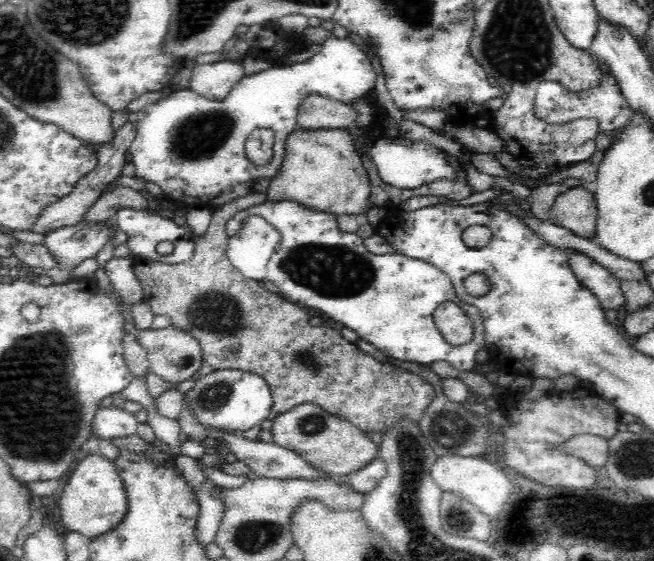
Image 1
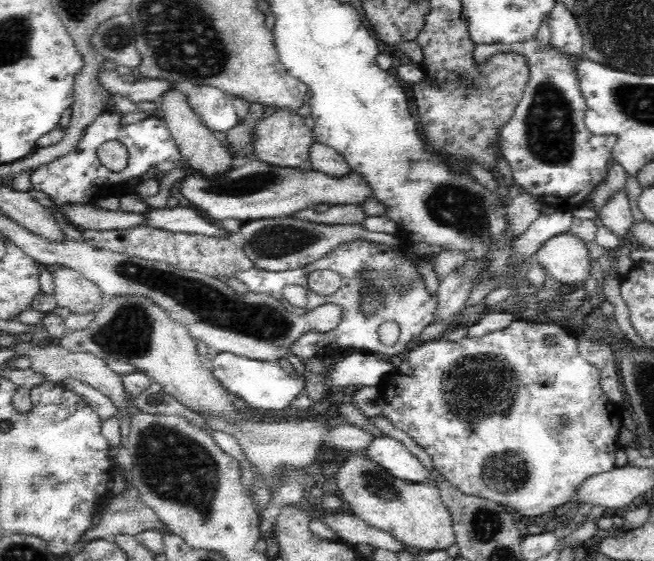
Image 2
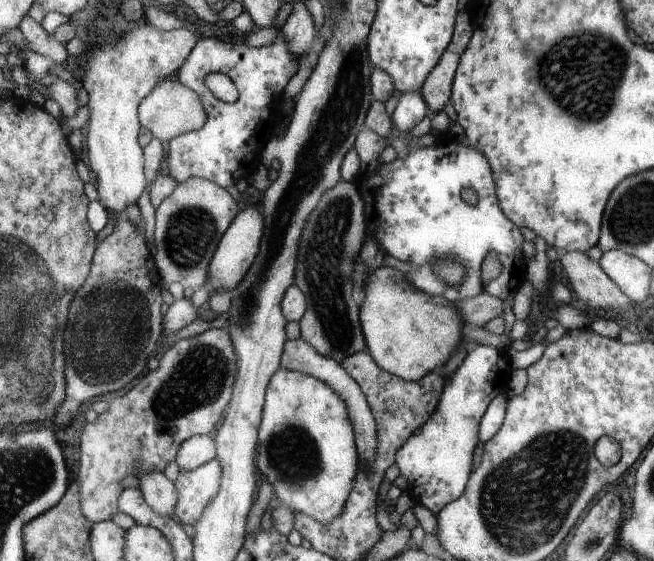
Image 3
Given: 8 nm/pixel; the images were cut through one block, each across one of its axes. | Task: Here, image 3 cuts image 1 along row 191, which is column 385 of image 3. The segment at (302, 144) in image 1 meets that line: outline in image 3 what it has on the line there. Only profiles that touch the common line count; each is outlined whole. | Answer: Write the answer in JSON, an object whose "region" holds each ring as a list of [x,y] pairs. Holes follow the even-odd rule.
{"region":[[[391,267],[376,268],[367,276],[363,292],[359,320],[366,342],[365,351],[389,374],[406,381],[419,380],[427,372],[441,369],[459,347],[460,327],[465,322],[457,312],[455,302],[413,288],[405,273]]]}

